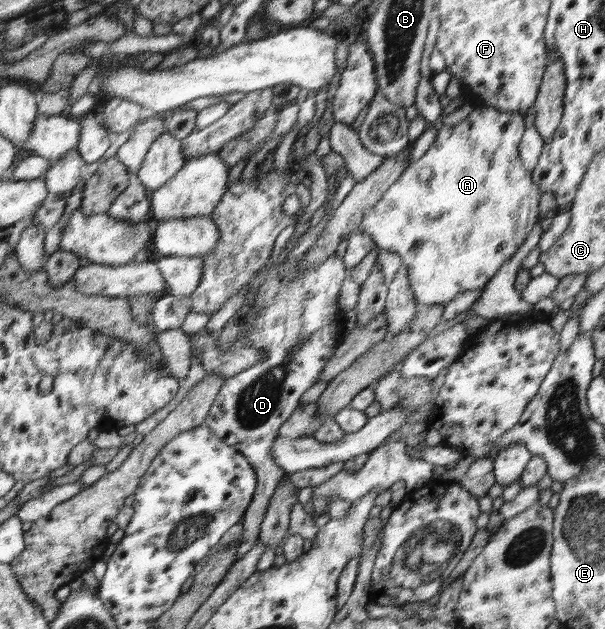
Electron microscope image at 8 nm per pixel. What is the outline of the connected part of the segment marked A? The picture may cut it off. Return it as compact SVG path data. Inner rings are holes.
M478 107L473 109L468 117L460 121L456 125L443 125L435 135L436 140L432 146L425 152L420 160L412 163L406 168L405 173L381 196L376 204L366 215L363 216L361 224L357 229L370 233L373 236L375 244L380 249L386 249L390 252L398 253L401 256L402 264L408 267L408 278L415 296L417 304L424 305L446 305L450 300L457 298L462 292L467 290L477 290L488 286L488 282L500 270L500 268L509 259L512 259L519 251L519 248L525 244L525 240L529 238L531 231L536 227L538 222L538 212L541 211L540 202L543 192L538 184L534 182L531 174L528 174L518 158L521 138L524 134L524 116L518 112L504 112L494 107Z

